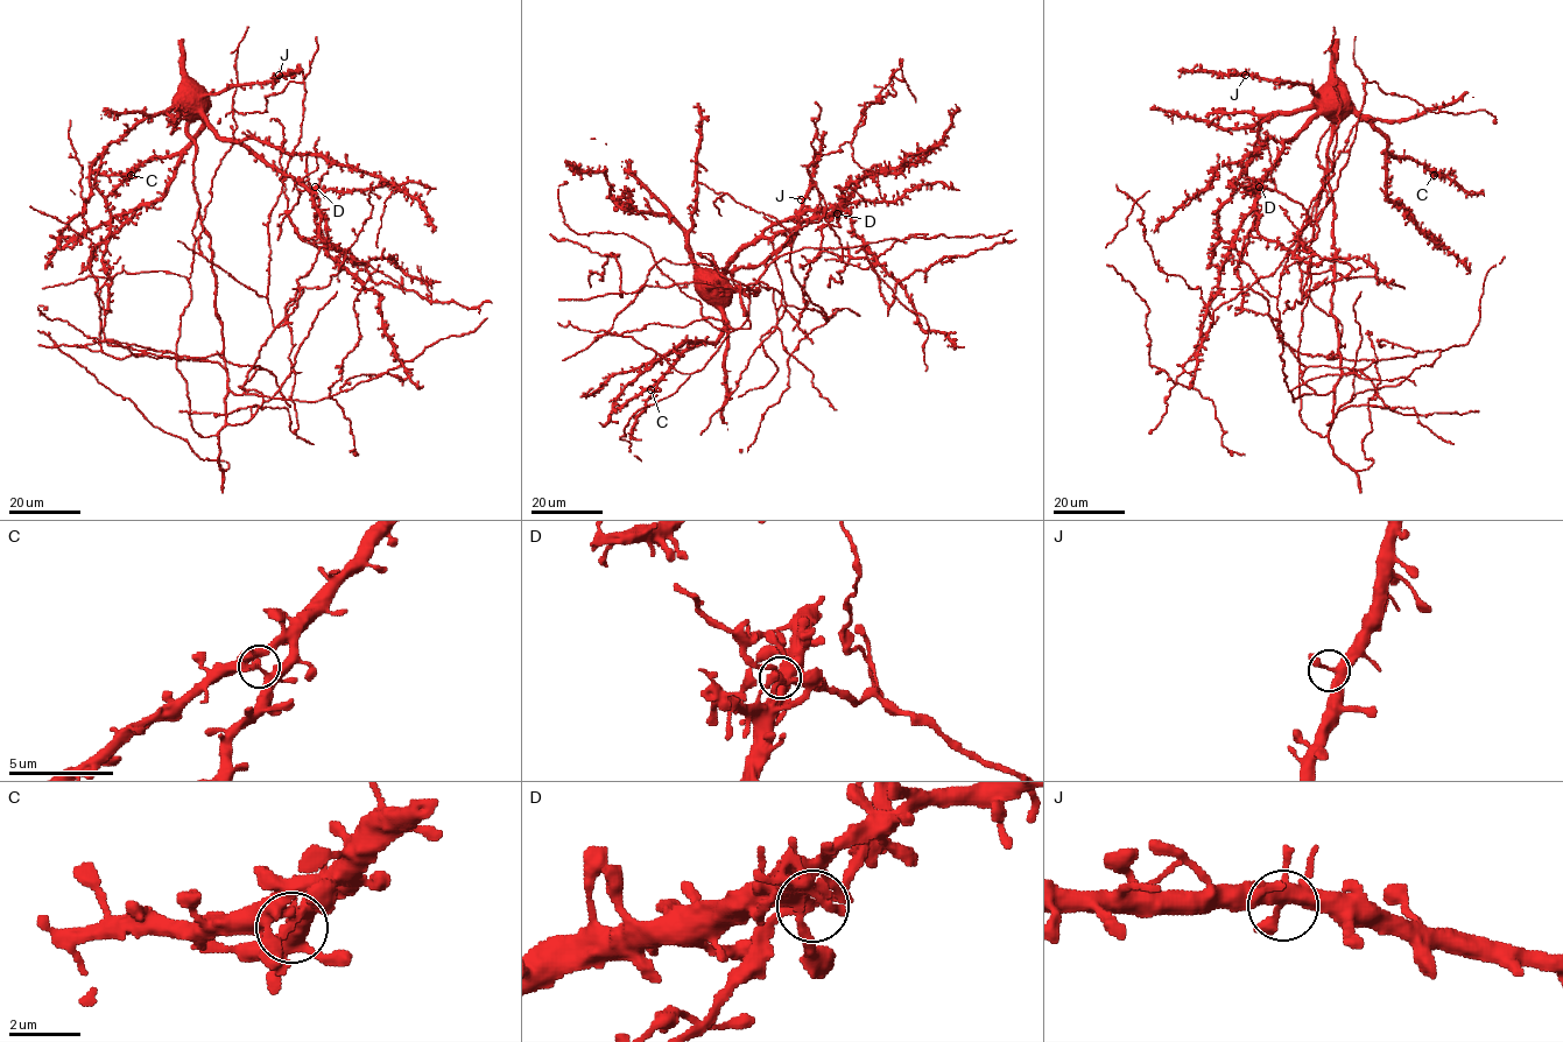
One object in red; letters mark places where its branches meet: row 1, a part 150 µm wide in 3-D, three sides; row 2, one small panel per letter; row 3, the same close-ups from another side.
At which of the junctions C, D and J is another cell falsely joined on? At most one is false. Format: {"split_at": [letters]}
{"split_at": ["D"]}

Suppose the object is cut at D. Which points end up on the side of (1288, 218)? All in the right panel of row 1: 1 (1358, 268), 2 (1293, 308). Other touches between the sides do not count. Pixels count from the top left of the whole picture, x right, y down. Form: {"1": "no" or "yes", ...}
{"1": "no", "2": "no"}

